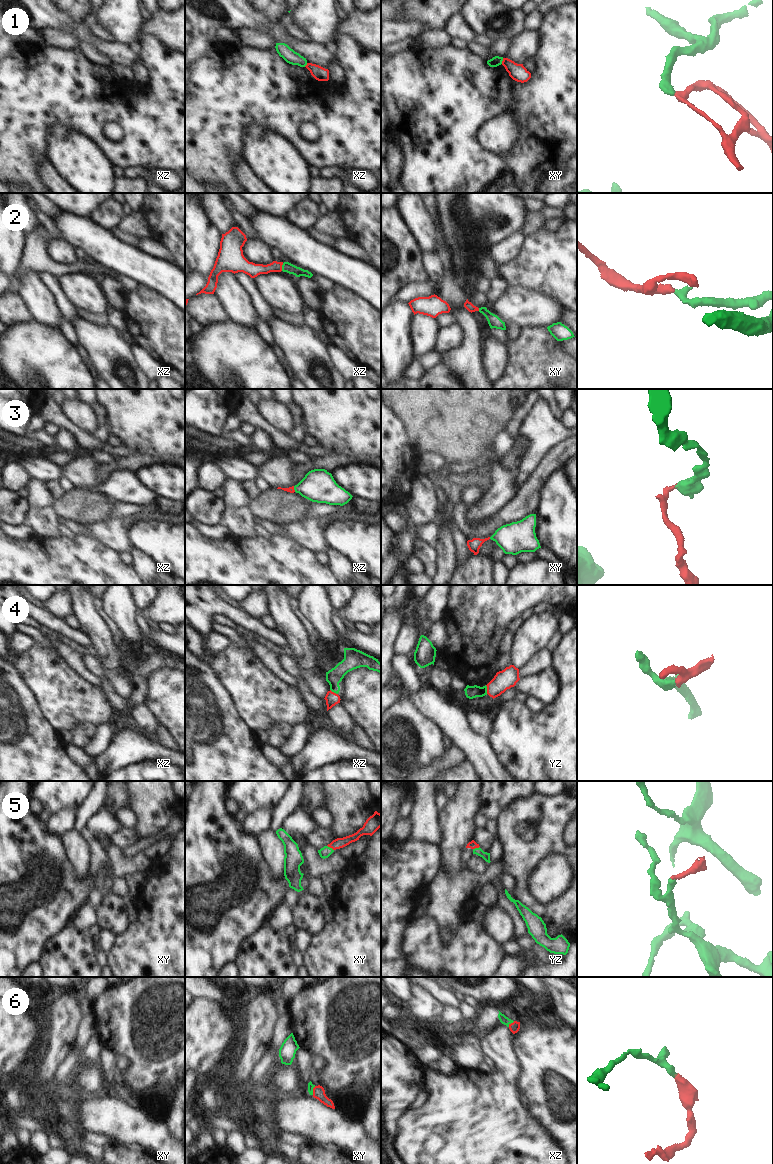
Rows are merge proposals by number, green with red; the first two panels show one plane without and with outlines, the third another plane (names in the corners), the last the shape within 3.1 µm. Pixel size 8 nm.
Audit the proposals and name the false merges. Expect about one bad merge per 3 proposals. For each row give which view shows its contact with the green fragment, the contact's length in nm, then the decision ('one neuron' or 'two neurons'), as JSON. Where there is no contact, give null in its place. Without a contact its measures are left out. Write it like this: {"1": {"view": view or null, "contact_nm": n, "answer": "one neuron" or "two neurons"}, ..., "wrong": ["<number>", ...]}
{"1": {"view": "xy", "contact_nm": 50, "answer": "two neurons"}, "2": {"view": "xz", "contact_nm": 70, "answer": "one neuron"}, "3": {"view": "xz", "contact_nm": 50, "answer": "one neuron"}, "4": {"view": "yz", "contact_nm": 70, "answer": "one neuron"}, "5": {"view": "xy", "contact_nm": 70, "answer": "one neuron"}, "6": {"view": "xy", "contact_nm": 80, "answer": "one neuron"}, "wrong": ["1"]}

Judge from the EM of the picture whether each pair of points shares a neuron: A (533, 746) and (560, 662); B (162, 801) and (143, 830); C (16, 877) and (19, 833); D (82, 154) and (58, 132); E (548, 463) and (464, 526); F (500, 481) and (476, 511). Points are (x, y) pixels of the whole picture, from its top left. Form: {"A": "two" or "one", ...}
{"A": "one", "B": "one", "C": "one", "D": "one", "E": "one", "F": "one"}

